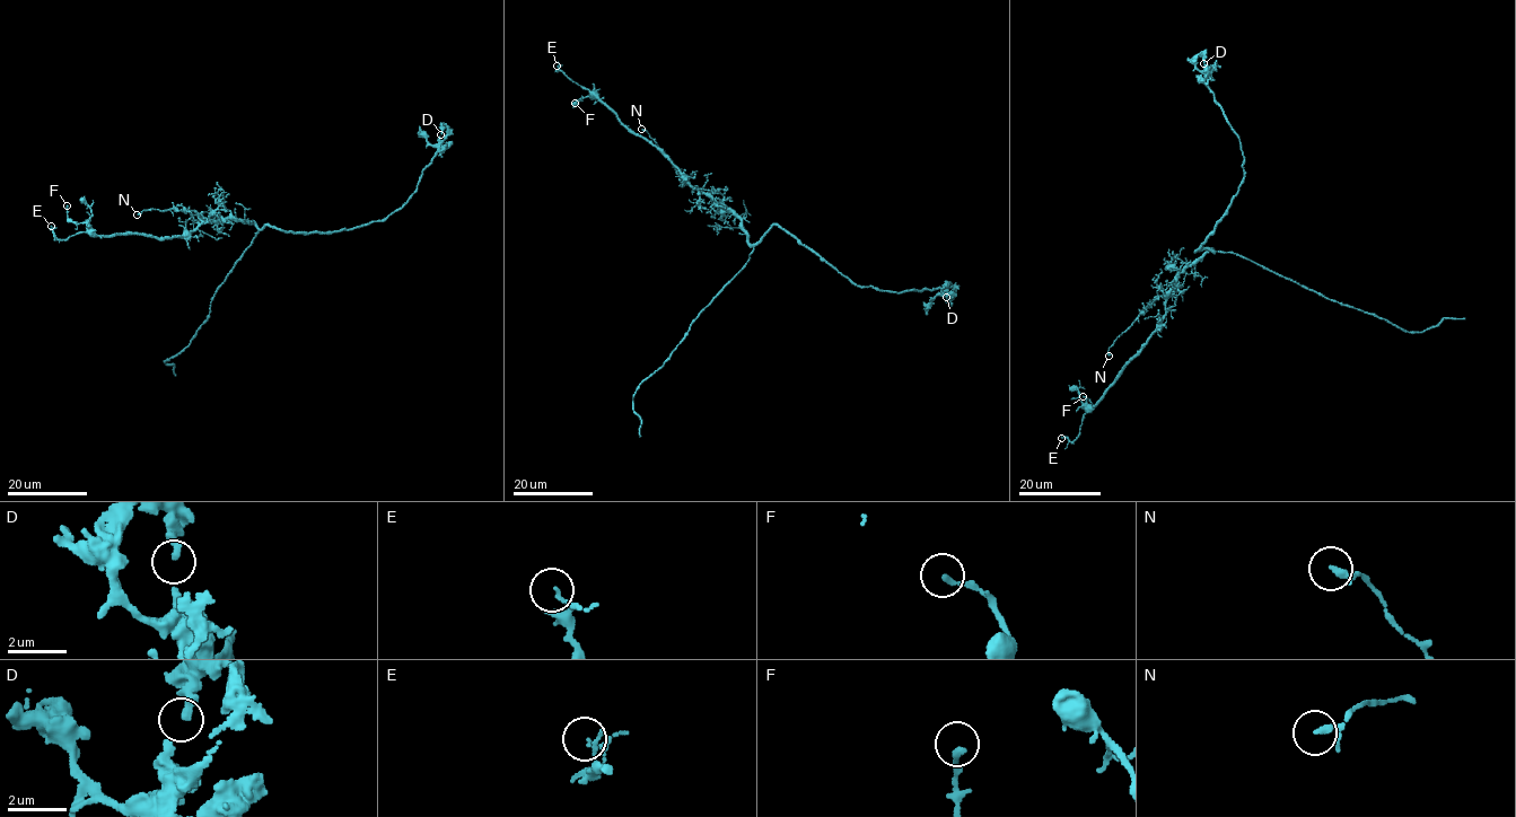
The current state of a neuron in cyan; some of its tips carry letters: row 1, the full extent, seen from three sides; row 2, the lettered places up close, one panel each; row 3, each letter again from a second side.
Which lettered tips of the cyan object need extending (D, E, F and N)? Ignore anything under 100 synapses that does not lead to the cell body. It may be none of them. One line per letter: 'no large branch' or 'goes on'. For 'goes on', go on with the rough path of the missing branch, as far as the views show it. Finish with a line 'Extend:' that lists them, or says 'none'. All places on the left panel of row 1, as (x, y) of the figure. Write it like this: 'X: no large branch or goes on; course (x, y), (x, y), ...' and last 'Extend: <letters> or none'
D: no large branch
E: no large branch
F: no large branch
N: no large branch
Extend: none

